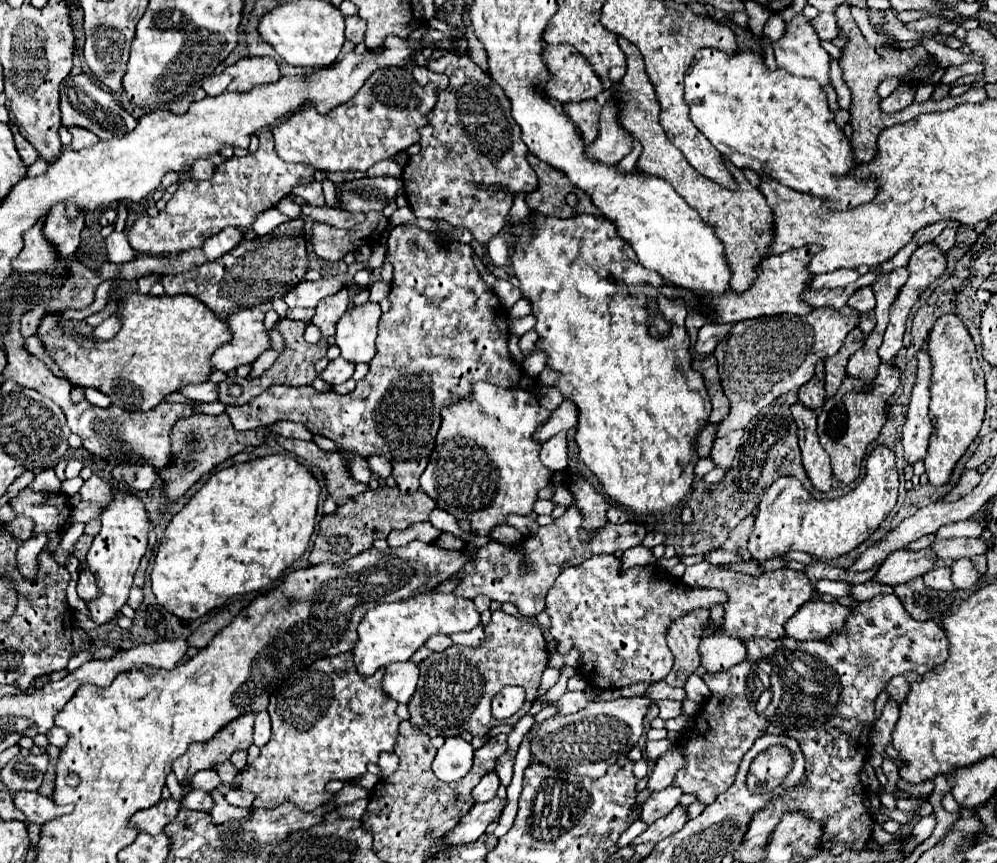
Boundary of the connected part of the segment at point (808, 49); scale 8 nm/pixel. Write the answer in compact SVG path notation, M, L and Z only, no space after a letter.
M796 15L790 23L786 23L786 35L774 43L774 55L778 67L784 67L792 75L812 77L822 85L822 89L832 87L832 57L820 45L816 31L804 15Z

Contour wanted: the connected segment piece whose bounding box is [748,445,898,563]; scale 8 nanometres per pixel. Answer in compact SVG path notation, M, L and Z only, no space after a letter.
M884 445L876 447L866 463L866 477L850 493L836 499L814 499L796 477L778 477L762 495L756 511L754 531L748 541L748 551L760 563L786 553L804 551L814 557L834 559L866 541L878 525L894 509L898 497L896 453Z

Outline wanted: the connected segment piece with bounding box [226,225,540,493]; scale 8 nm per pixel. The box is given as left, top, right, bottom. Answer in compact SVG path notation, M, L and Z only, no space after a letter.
M398 225L392 229L386 243L386 261L394 267L390 311L382 313L378 321L378 353L370 361L370 371L356 383L356 389L348 395L334 391L318 393L312 385L288 387L272 385L250 403L240 407L226 407L234 429L246 431L276 421L296 421L306 425L314 435L324 435L340 445L344 455L358 453L362 457L384 455L394 469L396 485L402 493L414 493L420 489L420 475L428 465L428 457L434 451L436 433L440 431L440 411L470 395L472 385L488 381L498 387L522 387L530 393L540 391L538 379L530 379L520 365L516 365L508 351L508 311L500 305L498 295L482 281L470 245L462 245L436 231L426 231L418 225Z

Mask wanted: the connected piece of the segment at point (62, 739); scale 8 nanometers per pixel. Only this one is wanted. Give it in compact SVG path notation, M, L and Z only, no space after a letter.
M52 727L52 729L48 731L48 741L50 741L50 745L62 747L62 745L68 741L68 735L66 735L64 729L60 729L60 727Z

